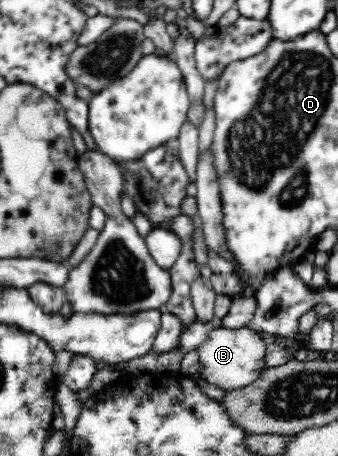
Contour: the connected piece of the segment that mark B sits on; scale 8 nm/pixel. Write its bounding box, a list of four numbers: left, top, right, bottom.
[198,327,265,391]

